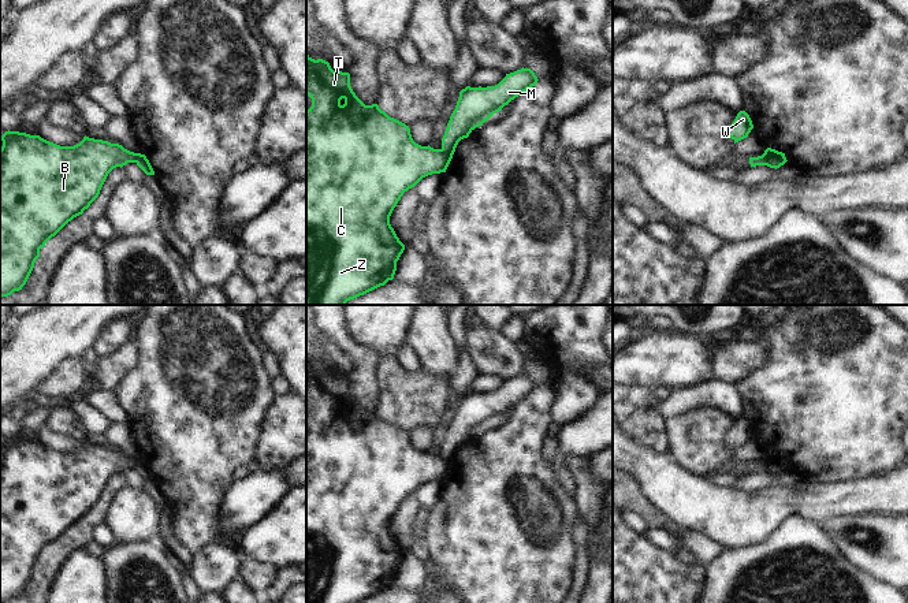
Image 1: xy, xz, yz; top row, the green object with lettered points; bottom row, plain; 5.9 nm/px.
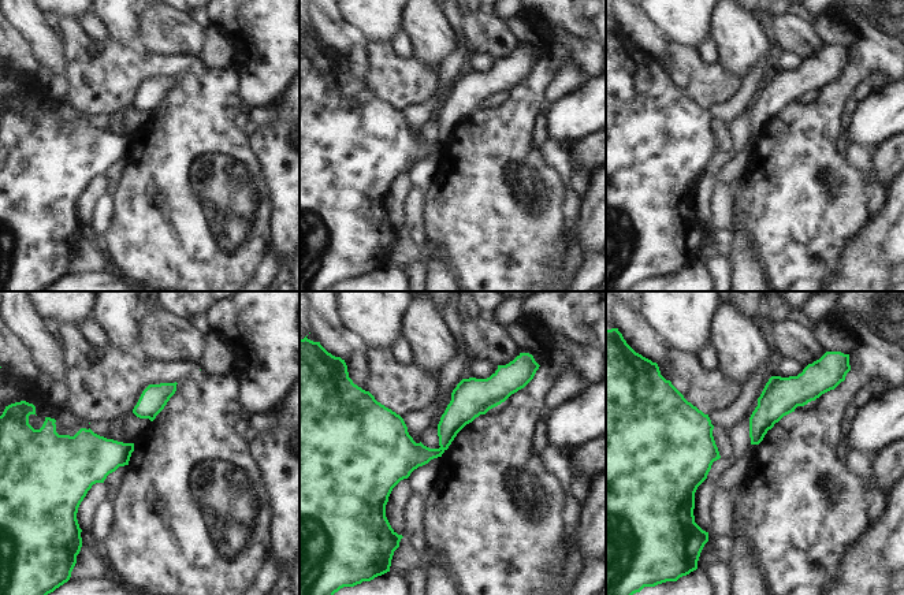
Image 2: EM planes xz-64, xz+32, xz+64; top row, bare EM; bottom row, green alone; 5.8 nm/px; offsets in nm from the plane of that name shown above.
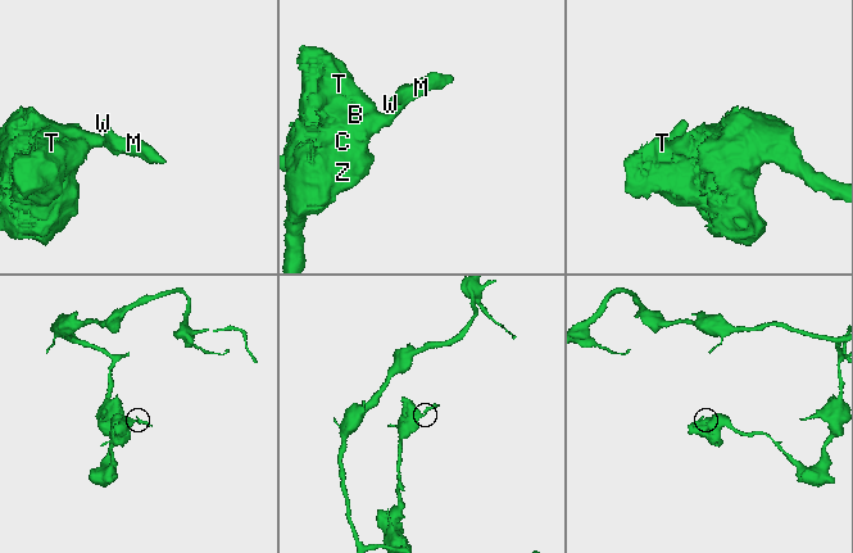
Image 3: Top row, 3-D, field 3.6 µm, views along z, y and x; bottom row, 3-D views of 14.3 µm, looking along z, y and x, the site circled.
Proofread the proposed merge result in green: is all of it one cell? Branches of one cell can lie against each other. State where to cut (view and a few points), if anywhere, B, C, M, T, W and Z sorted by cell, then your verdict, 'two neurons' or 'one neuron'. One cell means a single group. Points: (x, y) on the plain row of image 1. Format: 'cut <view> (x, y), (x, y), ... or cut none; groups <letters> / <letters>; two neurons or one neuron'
cut xz (442, 454), (451, 462); groups B C T Z / M W; two neurons

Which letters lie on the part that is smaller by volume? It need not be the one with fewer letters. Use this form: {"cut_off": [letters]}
{"cut_off": ["M", "W"]}

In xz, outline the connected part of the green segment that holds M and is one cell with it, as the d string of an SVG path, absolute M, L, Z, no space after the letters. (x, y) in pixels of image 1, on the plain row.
M522 373L506 380L495 392L466 392L462 395L442 444L442 455L453 462L461 446L468 444L476 433L502 417L511 406L535 392L537 387L531 375Z

